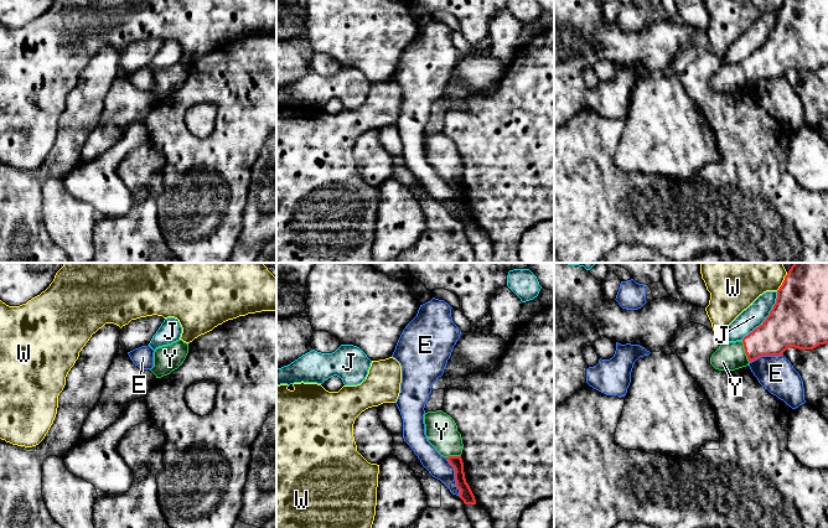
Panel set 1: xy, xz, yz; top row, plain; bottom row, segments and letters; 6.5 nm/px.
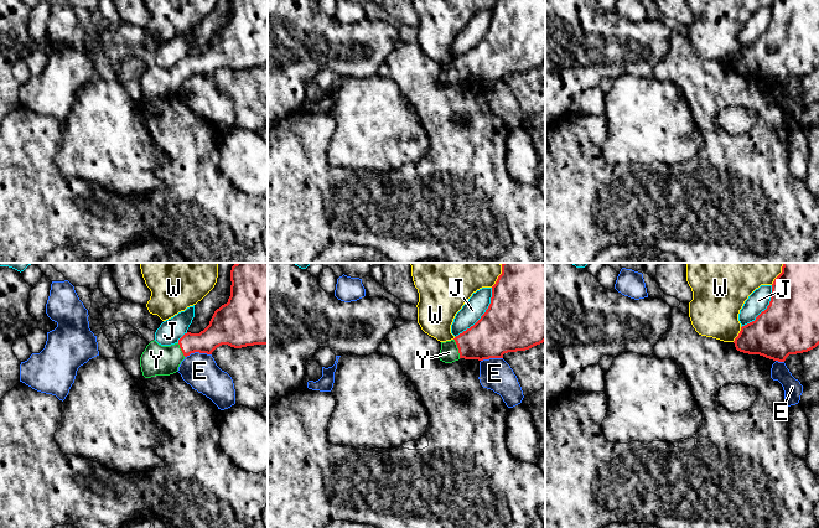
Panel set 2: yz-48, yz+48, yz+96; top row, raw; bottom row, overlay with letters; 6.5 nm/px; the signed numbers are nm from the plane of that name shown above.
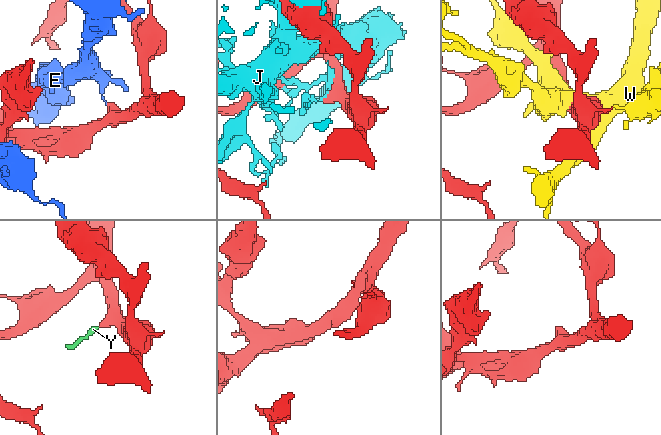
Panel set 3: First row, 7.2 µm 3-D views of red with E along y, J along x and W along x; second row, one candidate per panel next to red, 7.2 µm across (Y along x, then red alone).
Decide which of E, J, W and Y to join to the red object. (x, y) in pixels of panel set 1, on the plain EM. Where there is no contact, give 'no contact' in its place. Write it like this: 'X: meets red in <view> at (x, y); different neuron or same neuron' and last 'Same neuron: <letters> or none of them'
E: meets red in xz at (455, 200); different neuron
J: meets red in yz at (766, 40); different neuron
W: meets red in yz at (782, 6); different neuron
Y: meets red in yz at (745, 74); same neuron
Same neuron: Y

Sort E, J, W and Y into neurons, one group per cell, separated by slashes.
E / J / W / Y

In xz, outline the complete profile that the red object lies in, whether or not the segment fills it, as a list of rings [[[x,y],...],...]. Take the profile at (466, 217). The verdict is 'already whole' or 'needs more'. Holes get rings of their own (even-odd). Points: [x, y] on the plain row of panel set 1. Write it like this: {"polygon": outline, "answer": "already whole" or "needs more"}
{"polygon": [[[443,133],[424,136],[425,157],[436,174],[455,191],[456,209],[465,227],[476,227],[475,218],[466,205],[461,181],[464,166],[455,143]]], "answer": "needs more"}

